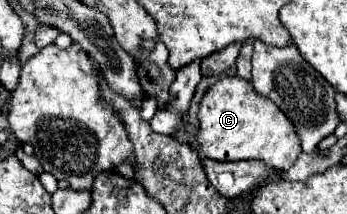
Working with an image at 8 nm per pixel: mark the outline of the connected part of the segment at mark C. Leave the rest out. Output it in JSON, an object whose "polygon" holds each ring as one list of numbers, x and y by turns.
{"polygon":[[225,77,205,93,199,109,197,145,201,157,215,161,259,159,279,171,287,171,303,151,287,115,271,99,257,95,253,85,241,77]]}

